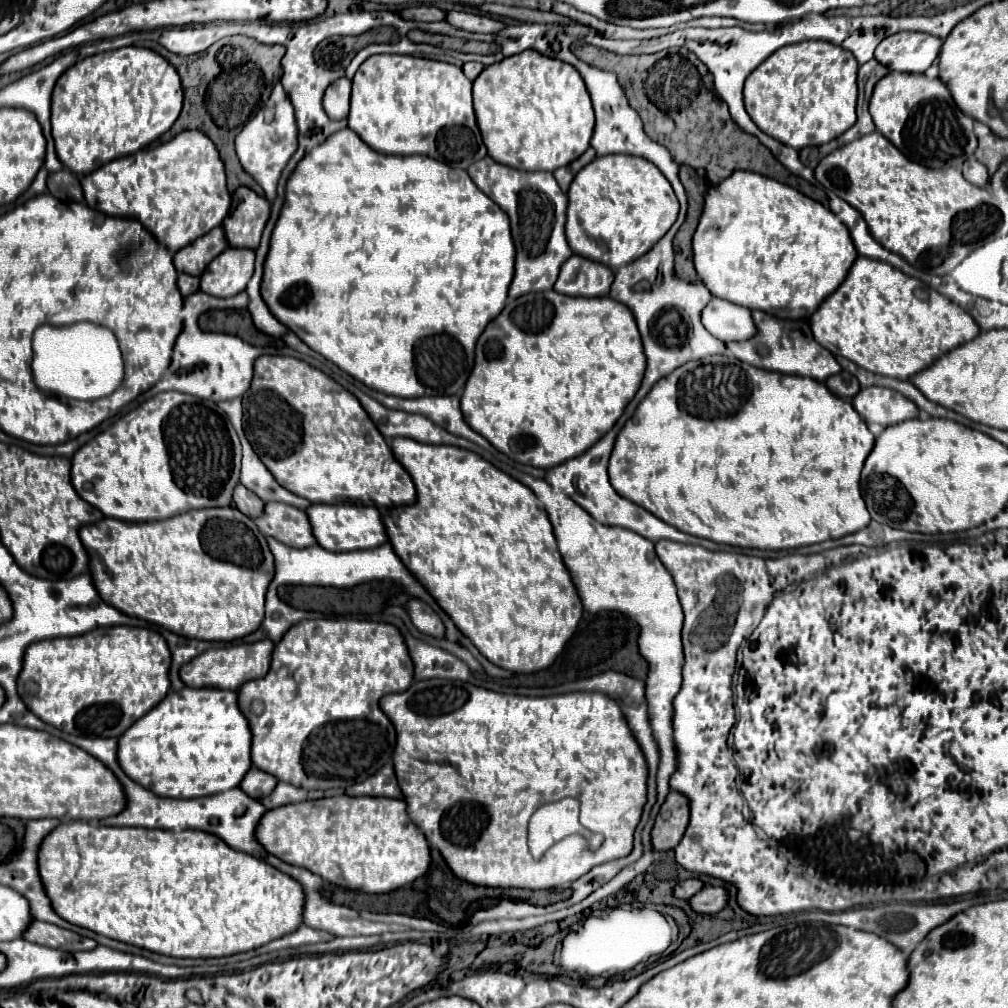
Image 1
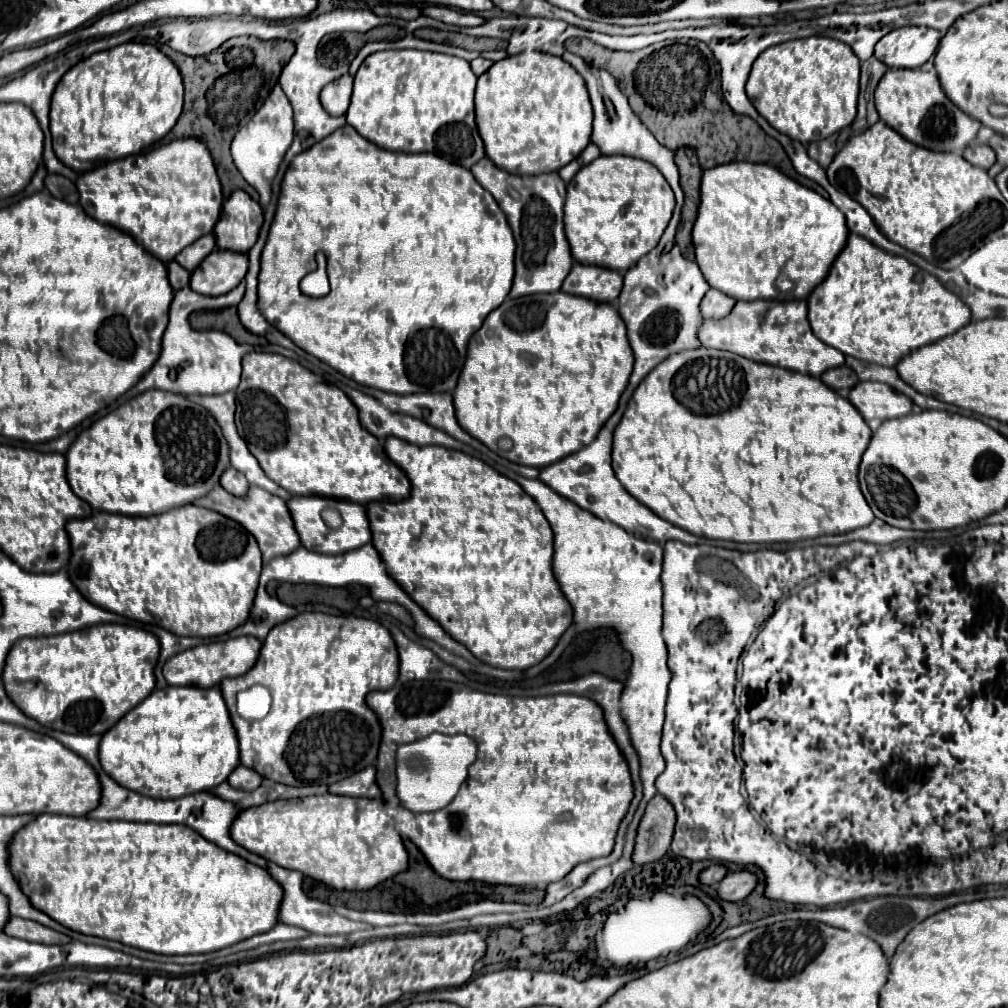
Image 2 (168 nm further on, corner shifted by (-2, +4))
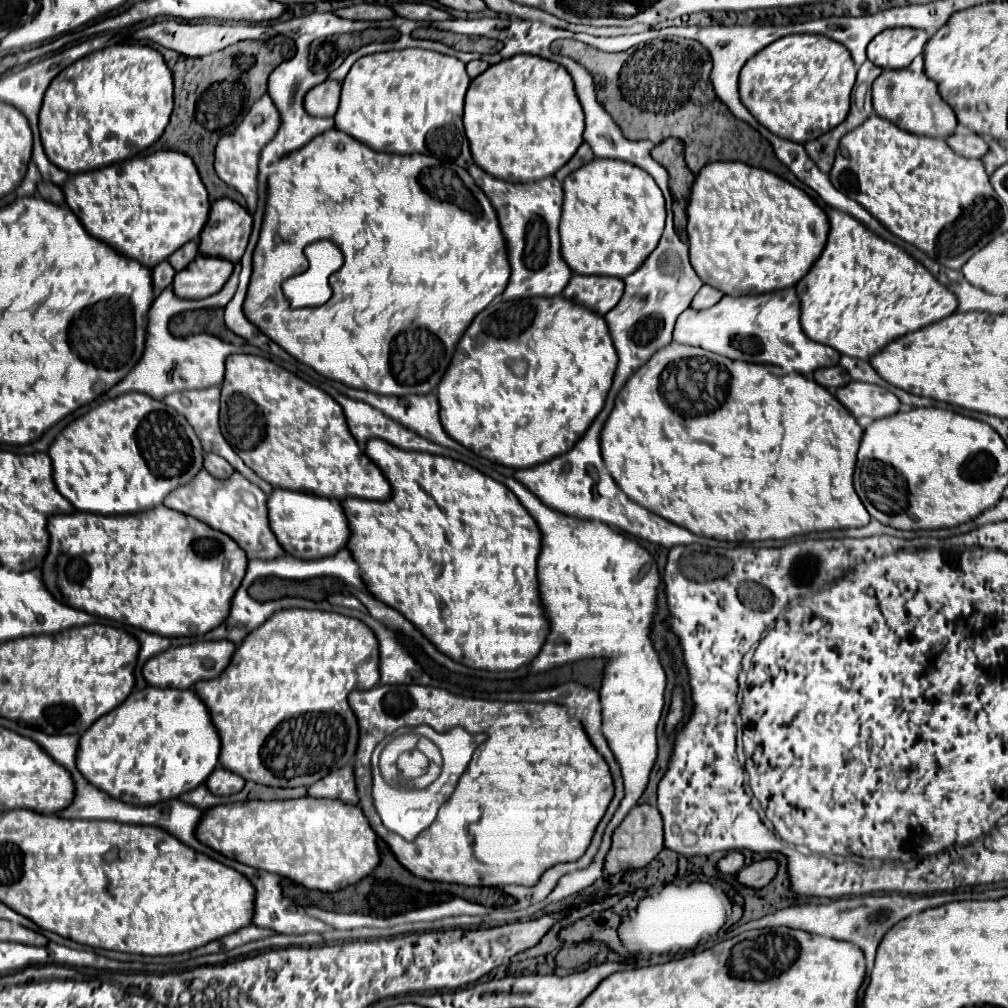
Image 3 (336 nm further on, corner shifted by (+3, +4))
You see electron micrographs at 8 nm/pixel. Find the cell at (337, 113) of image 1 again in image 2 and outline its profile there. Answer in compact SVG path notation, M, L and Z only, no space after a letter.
M343 74L341 78L327 84L321 92L321 104L331 116L343 116L349 108L351 100L351 88L353 88L353 76Z

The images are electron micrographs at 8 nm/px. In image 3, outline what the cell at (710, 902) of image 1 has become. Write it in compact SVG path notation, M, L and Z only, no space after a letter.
M764 858L764 860L752 862L750 866L744 866L738 872L738 880L752 888L764 888L776 876L776 872L778 872L778 860Z

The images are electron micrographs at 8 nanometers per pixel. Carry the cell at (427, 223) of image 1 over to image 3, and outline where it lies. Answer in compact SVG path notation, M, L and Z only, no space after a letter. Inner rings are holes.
M336 128L314 136L310 144L304 144L298 148L298 152L292 152L290 156L284 156L274 164L268 176L268 198L266 198L266 210L264 210L264 222L260 230L260 240L254 250L254 262L252 262L252 278L248 286L248 294L244 300L244 312L246 318L272 342L276 342L280 348L284 348L290 356L294 356L298 362L314 368L318 374L338 380L352 388L362 388L366 392L374 394L388 394L388 396L408 396L408 394L430 394L436 390L438 382L442 380L454 348L464 334L464 330L470 326L474 316L482 312L496 296L500 296L508 284L510 276L510 264L506 254L506 244L502 240L502 232L498 228L496 212L486 198L486 194L474 184L468 170L456 166L456 164L444 164L434 156L424 154L386 154L386 152L374 152L362 142L354 140L346 132L340 132ZM316 240L332 240L342 252L344 252L344 266L330 276L330 286L334 290L332 298L318 308L290 308L288 300L280 292L280 284L304 270L304 246Z

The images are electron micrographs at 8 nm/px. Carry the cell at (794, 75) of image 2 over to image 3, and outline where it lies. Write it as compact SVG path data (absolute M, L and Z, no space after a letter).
M790 34L762 48L742 68L738 88L742 104L762 126L772 134L804 144L844 122L854 82L856 64L842 44L820 34Z

